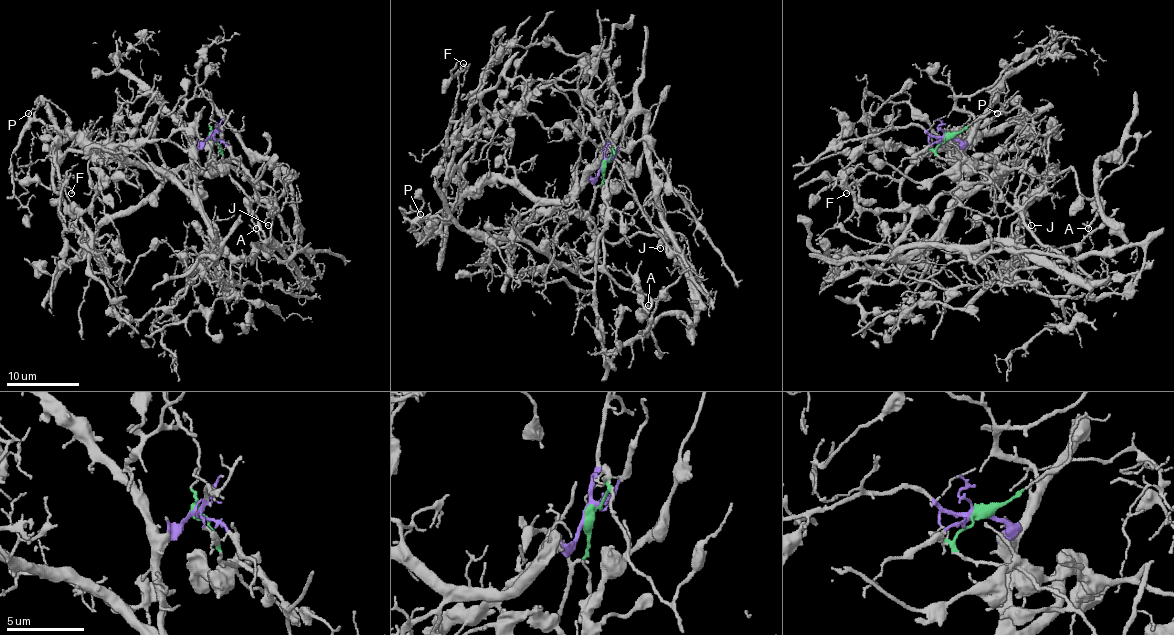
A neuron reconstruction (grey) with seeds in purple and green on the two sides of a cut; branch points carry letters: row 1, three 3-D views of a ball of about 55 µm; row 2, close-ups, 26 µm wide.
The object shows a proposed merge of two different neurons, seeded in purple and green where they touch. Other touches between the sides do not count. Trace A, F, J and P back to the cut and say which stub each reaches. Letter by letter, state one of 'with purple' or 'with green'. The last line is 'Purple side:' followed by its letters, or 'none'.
A: with green
F: with purple
J: with green
P: with purple
Purple side: F, P

